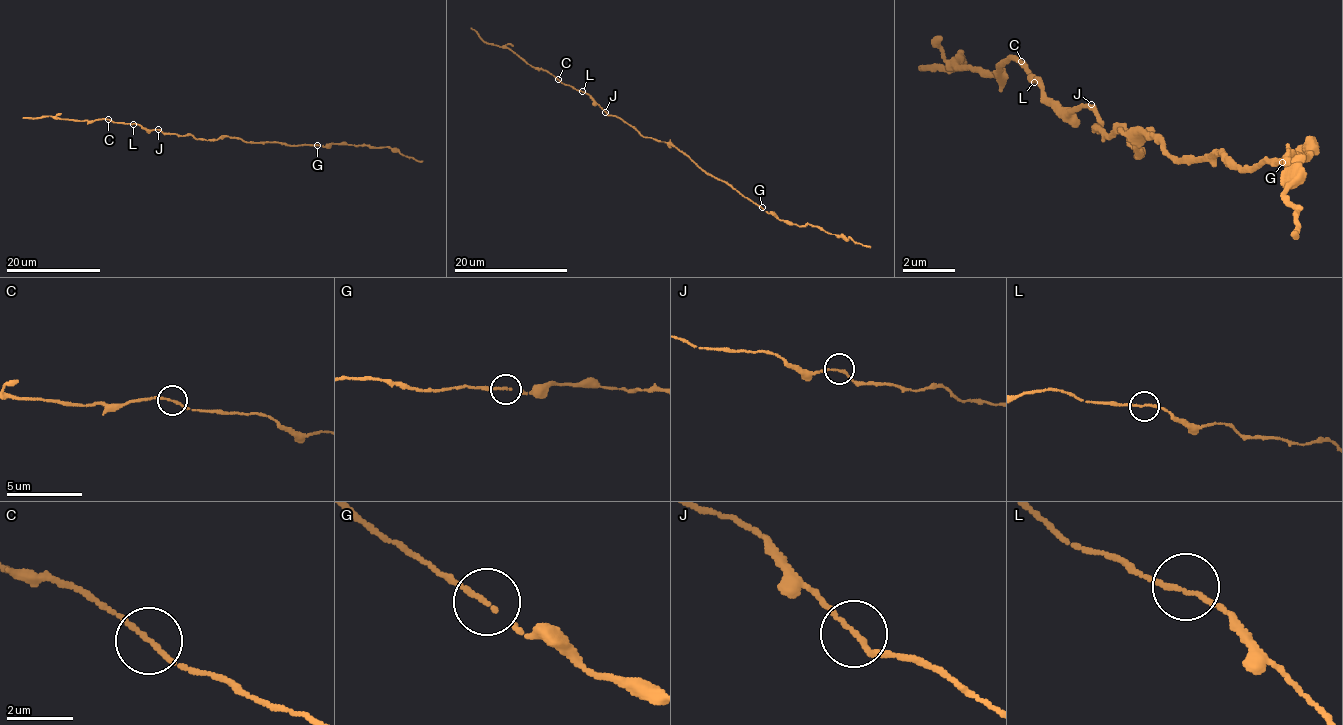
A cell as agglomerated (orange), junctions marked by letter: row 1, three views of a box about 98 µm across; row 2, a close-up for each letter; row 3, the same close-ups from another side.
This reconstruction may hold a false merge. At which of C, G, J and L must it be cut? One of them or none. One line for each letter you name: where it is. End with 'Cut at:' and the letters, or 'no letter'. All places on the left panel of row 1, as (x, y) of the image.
Cut at: no letter

